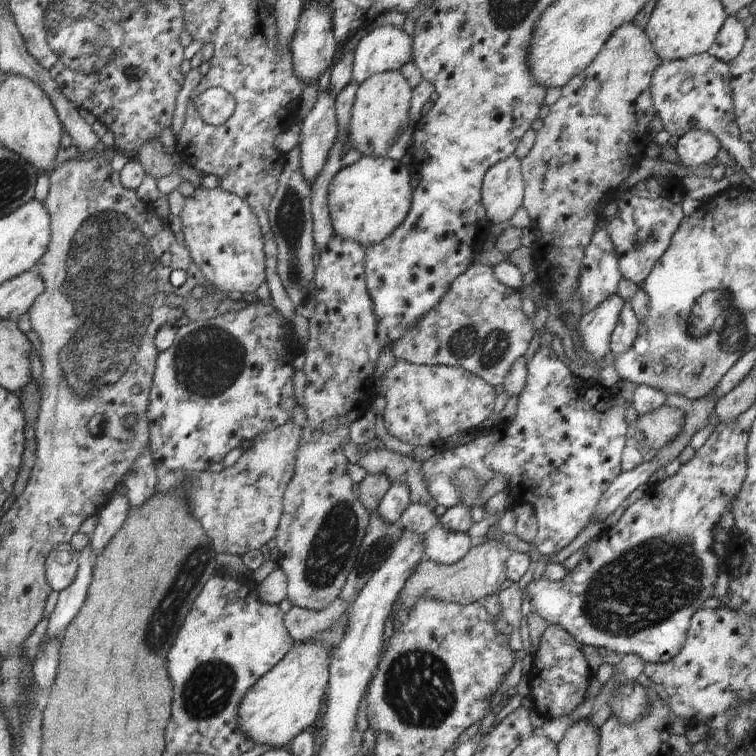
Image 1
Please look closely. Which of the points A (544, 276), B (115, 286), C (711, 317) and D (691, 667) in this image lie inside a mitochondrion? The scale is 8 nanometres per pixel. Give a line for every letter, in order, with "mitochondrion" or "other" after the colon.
A: other
B: mitochondrion
C: mitochondrion
D: other

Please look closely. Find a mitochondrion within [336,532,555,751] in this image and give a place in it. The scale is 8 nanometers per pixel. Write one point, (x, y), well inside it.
(418, 689)

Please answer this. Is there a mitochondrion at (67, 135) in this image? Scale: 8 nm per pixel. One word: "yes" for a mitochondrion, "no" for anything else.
no

